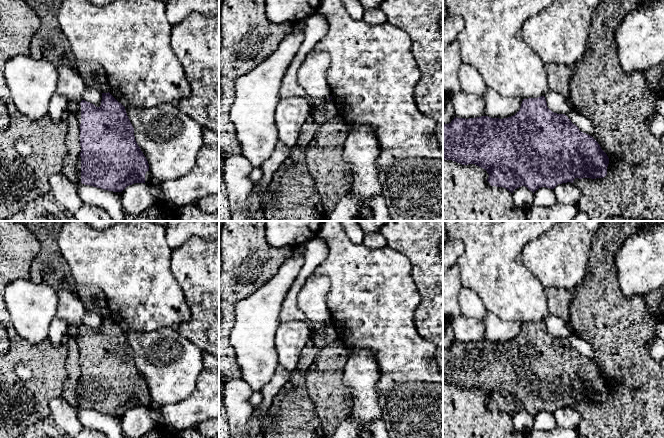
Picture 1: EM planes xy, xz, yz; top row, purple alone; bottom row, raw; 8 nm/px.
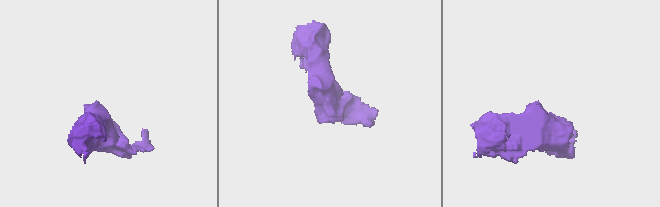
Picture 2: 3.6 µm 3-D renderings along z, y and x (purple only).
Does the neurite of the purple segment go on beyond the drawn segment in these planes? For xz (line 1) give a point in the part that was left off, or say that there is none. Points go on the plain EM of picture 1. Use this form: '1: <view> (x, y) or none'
1: none

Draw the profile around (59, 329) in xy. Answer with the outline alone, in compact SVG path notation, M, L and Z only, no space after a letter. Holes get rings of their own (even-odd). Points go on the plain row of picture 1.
M55 316L50 323L50 333L48 339L51 341L53 347L58 347L68 337L71 337L69 334L68 323Z

